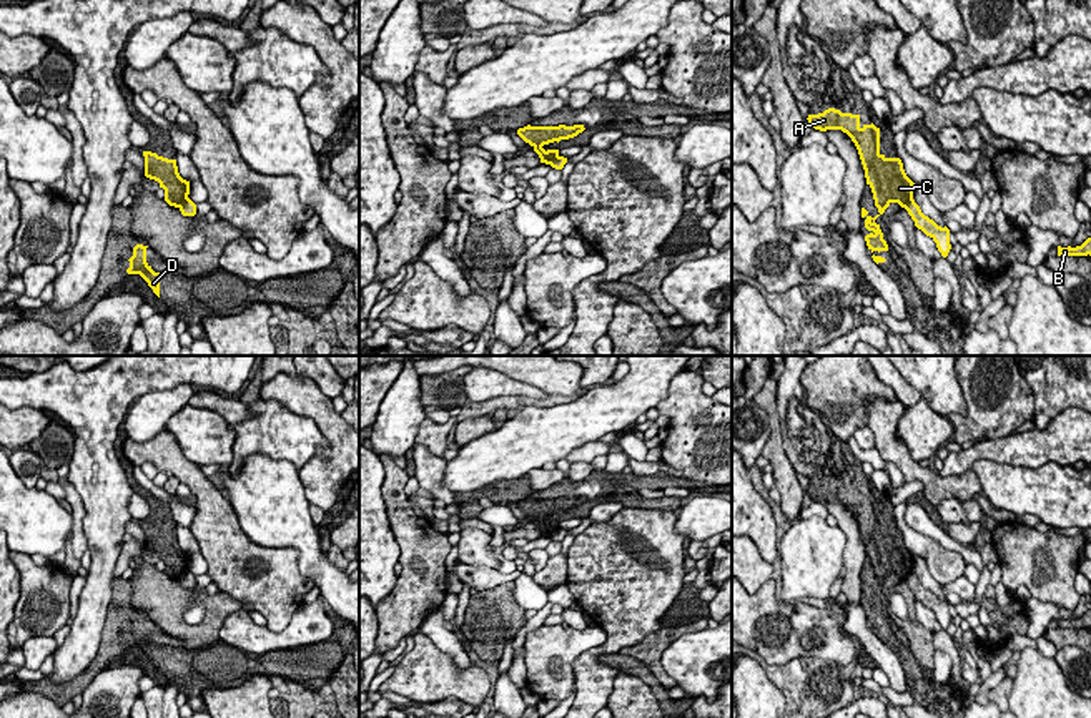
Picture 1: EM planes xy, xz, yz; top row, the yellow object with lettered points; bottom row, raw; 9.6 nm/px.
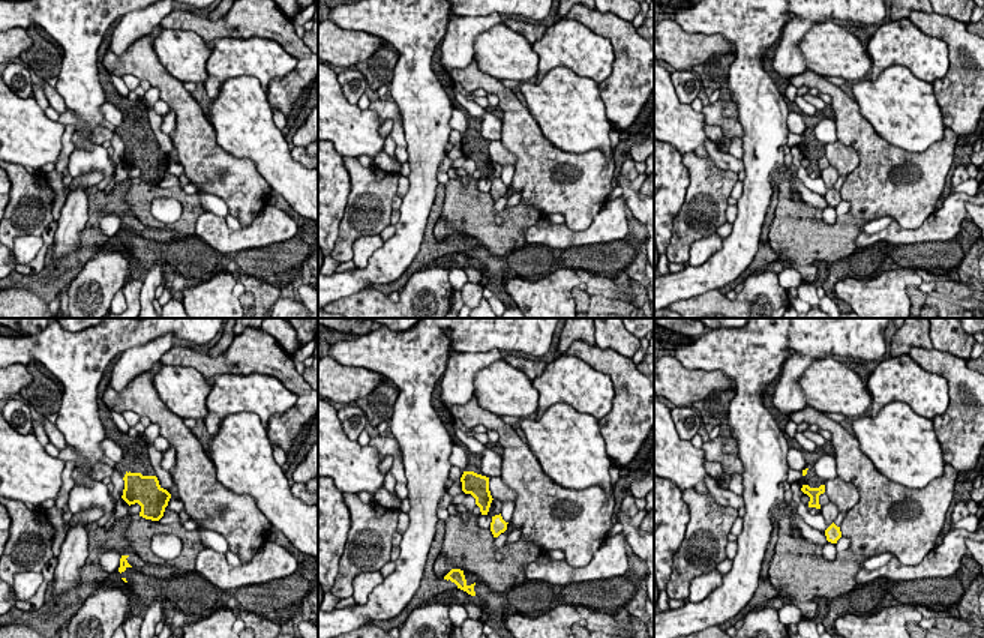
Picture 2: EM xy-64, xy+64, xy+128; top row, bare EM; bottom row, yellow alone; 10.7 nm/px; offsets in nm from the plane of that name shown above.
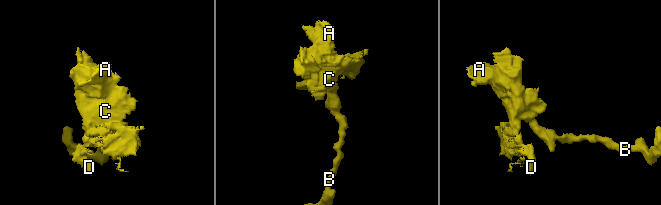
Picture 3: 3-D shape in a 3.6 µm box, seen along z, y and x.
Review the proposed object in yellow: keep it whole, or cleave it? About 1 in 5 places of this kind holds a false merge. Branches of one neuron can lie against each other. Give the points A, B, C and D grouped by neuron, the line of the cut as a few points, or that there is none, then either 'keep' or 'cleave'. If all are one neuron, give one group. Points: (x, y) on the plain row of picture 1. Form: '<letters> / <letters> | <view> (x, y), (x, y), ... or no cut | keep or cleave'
A C D / B | xy (188, 570), (177, 579) | cleave

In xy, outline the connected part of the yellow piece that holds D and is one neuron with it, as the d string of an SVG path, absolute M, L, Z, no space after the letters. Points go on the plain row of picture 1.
M136 617L133 620L133 628L128 632L130 640L126 642L128 647L140 647L148 658L153 661L153 665L160 670L160 647L151 642L151 638L146 635L146 620L143 617Z

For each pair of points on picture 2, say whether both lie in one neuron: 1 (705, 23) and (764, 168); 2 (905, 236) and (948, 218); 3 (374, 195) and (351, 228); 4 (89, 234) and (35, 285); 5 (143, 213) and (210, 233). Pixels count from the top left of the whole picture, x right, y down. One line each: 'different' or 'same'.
1: same
2: same
3: same
4: same
5: different

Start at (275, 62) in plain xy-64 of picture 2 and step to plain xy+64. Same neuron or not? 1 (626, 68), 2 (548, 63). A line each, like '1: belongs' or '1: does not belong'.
1: does not belong
2: belongs

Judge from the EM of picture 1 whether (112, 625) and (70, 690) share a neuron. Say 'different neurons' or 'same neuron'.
same neuron

